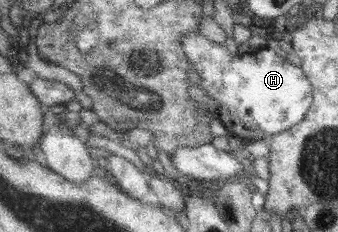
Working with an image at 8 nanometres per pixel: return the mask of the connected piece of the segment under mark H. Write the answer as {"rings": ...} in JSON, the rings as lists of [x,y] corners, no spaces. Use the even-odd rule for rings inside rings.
{"rings":[[[190,33],[184,39],[183,48],[203,78],[201,87],[220,103],[223,125],[237,139],[269,143],[276,134],[300,124],[312,106],[312,84],[303,69],[288,62],[274,49],[264,47],[251,53],[244,47],[234,57],[222,39],[210,41],[201,33]]]}

